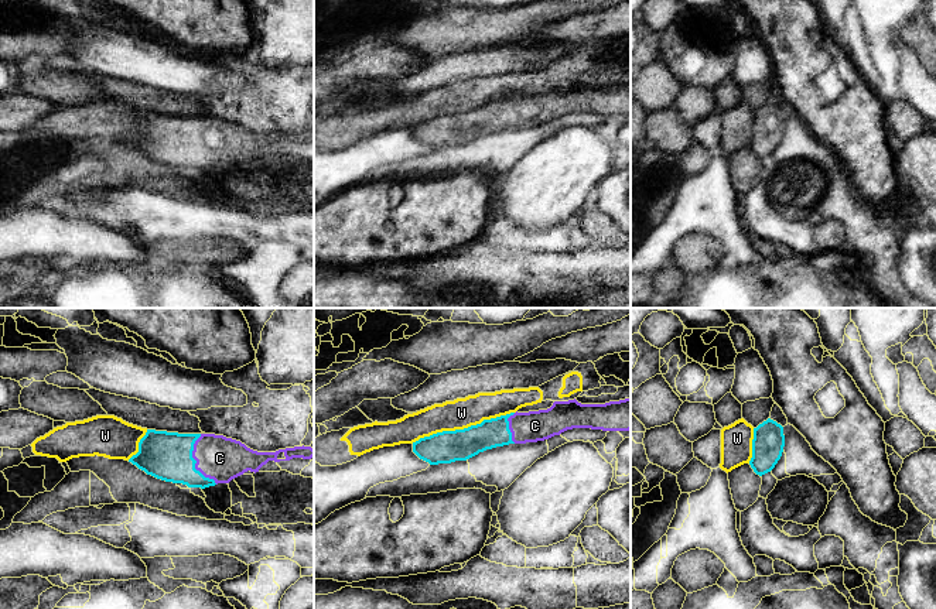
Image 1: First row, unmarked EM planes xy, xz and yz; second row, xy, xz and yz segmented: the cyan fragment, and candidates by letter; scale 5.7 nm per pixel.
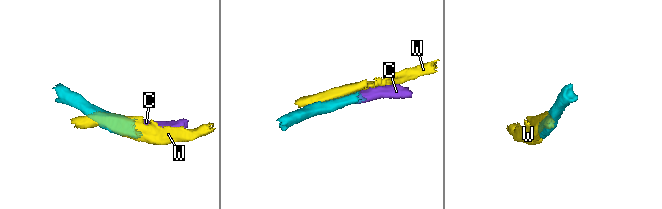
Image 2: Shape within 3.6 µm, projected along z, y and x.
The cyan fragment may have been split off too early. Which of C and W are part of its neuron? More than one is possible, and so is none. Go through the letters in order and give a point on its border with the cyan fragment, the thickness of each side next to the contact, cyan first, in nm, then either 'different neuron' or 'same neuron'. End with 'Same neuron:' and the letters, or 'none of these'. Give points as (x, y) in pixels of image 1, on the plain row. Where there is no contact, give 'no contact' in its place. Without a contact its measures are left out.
C: xy (195, 146) | 280/260 nm | same neuron
W: xz (464, 112) | 180/170 nm | different neuron
Same neuron: C

